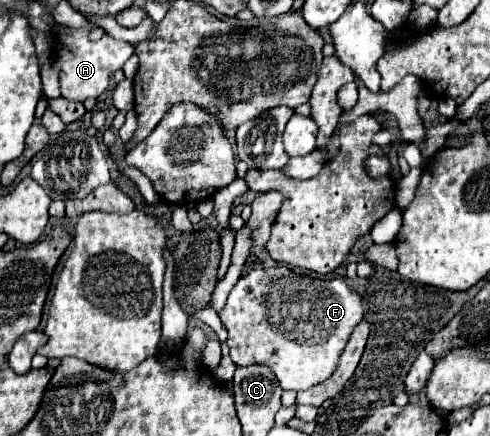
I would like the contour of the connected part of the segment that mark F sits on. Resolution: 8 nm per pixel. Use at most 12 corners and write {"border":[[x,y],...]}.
{"border":[[245,270],[219,312],[283,390],[335,372],[365,308],[345,280]]}

